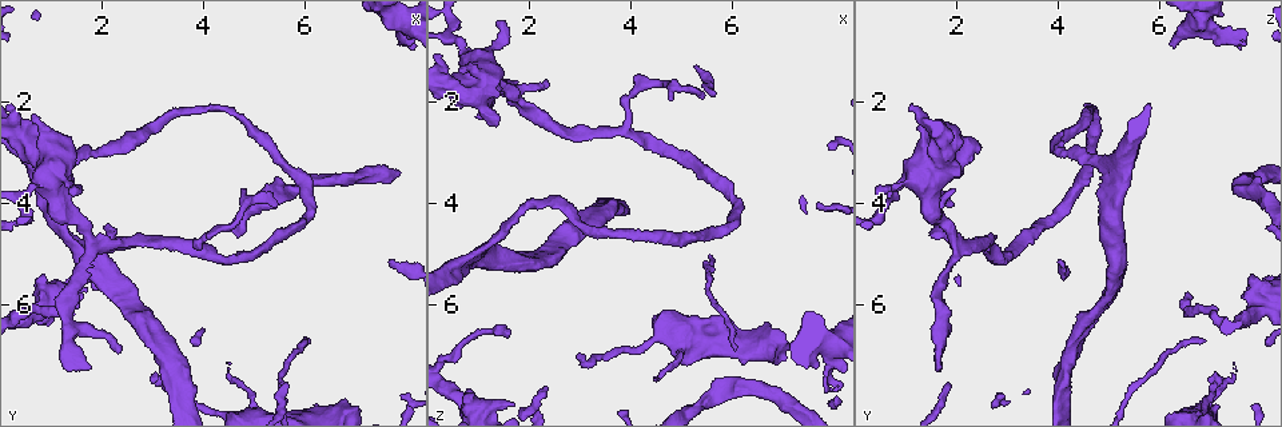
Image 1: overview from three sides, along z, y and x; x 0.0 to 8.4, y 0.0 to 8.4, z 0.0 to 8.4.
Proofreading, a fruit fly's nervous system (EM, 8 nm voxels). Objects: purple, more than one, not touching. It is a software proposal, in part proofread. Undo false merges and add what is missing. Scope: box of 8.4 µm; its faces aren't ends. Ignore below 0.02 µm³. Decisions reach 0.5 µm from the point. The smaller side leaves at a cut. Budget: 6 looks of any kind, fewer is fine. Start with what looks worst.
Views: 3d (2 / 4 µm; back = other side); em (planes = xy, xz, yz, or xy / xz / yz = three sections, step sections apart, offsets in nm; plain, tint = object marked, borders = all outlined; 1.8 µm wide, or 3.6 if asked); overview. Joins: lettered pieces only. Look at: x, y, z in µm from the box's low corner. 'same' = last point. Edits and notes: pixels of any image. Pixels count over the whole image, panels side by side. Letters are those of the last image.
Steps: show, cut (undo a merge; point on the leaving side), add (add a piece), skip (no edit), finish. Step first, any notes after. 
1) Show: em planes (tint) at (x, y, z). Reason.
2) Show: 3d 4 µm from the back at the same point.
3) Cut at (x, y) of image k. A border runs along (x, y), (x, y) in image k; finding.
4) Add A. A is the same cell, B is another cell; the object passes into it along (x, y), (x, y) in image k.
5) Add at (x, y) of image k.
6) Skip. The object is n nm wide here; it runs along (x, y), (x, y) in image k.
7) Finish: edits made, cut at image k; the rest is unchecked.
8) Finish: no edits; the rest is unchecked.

Show: 3d 4 µm at (2.90, 7.50, 6.95).

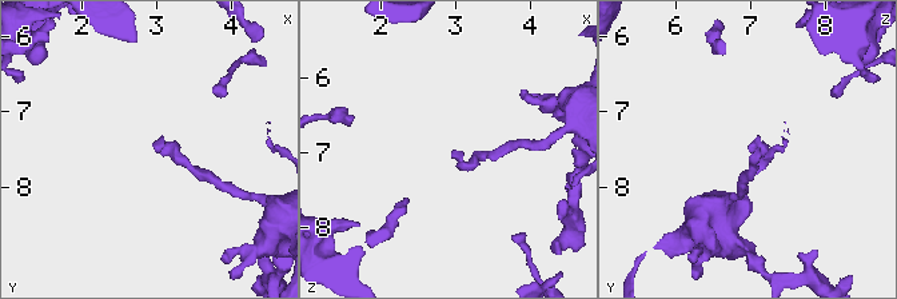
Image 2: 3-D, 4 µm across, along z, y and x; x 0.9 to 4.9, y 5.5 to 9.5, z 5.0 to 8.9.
Show: em planes (plain) at (2.90, 7.45, 7.00).

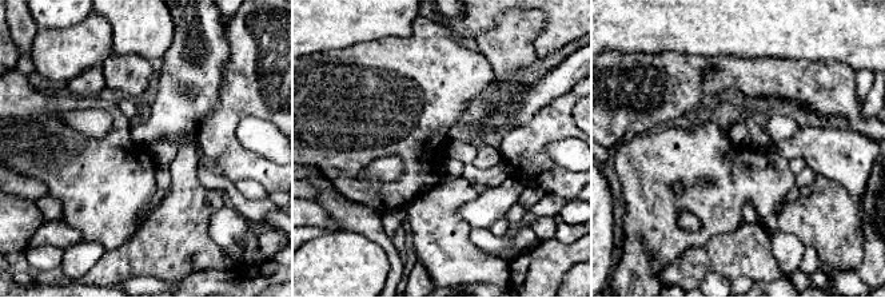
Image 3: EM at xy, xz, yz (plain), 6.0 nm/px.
Show: em planes (borders) at the same point. What lies round it.

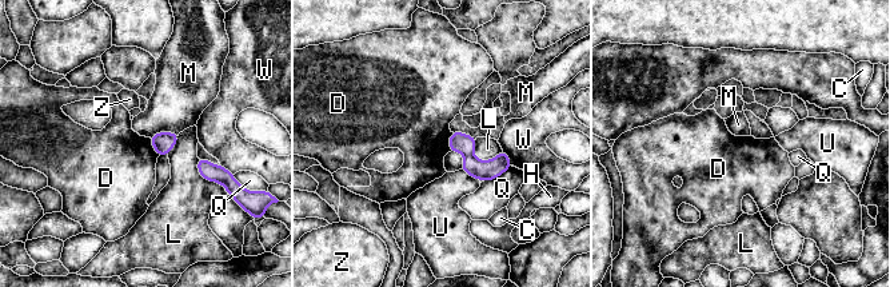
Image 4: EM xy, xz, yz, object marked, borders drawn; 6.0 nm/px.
Skip. The object is 120 nm wide here; C, D, H, L, M, Q, U, W and Z are other cells; a border runs along (453, 132), (449, 140), (449, 151) in image 4; none of them fits.

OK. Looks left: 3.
Show: 3d 2 µm at (0.80, 5.45, 7.80). Free end.

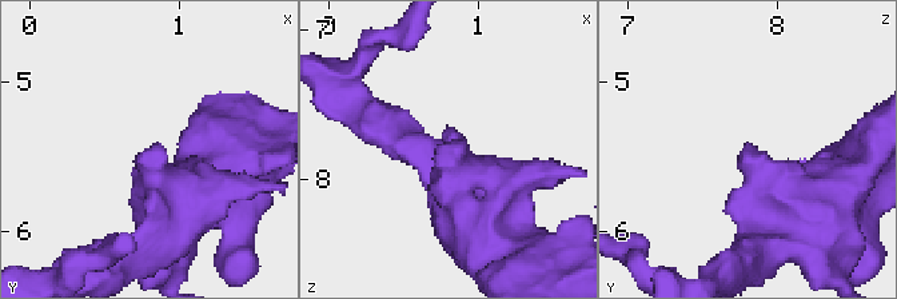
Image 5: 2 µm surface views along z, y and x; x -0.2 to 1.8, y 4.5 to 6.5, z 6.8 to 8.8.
Show: em planes (borders) at (0.84, 5.42, 7.80).

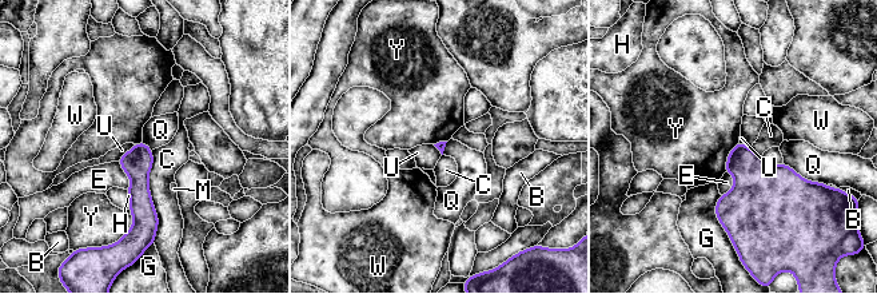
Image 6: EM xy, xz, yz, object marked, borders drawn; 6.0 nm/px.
Skip. The longest contact is with C, 550 nm; B, C, E, G, H, M, Q, U, W and Y are other cells; it runs along (140, 146), (140, 206), (147, 225) in image 6; no lettered piece goes on from it.

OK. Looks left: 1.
Finish: no edits; the rest is unchecked.

